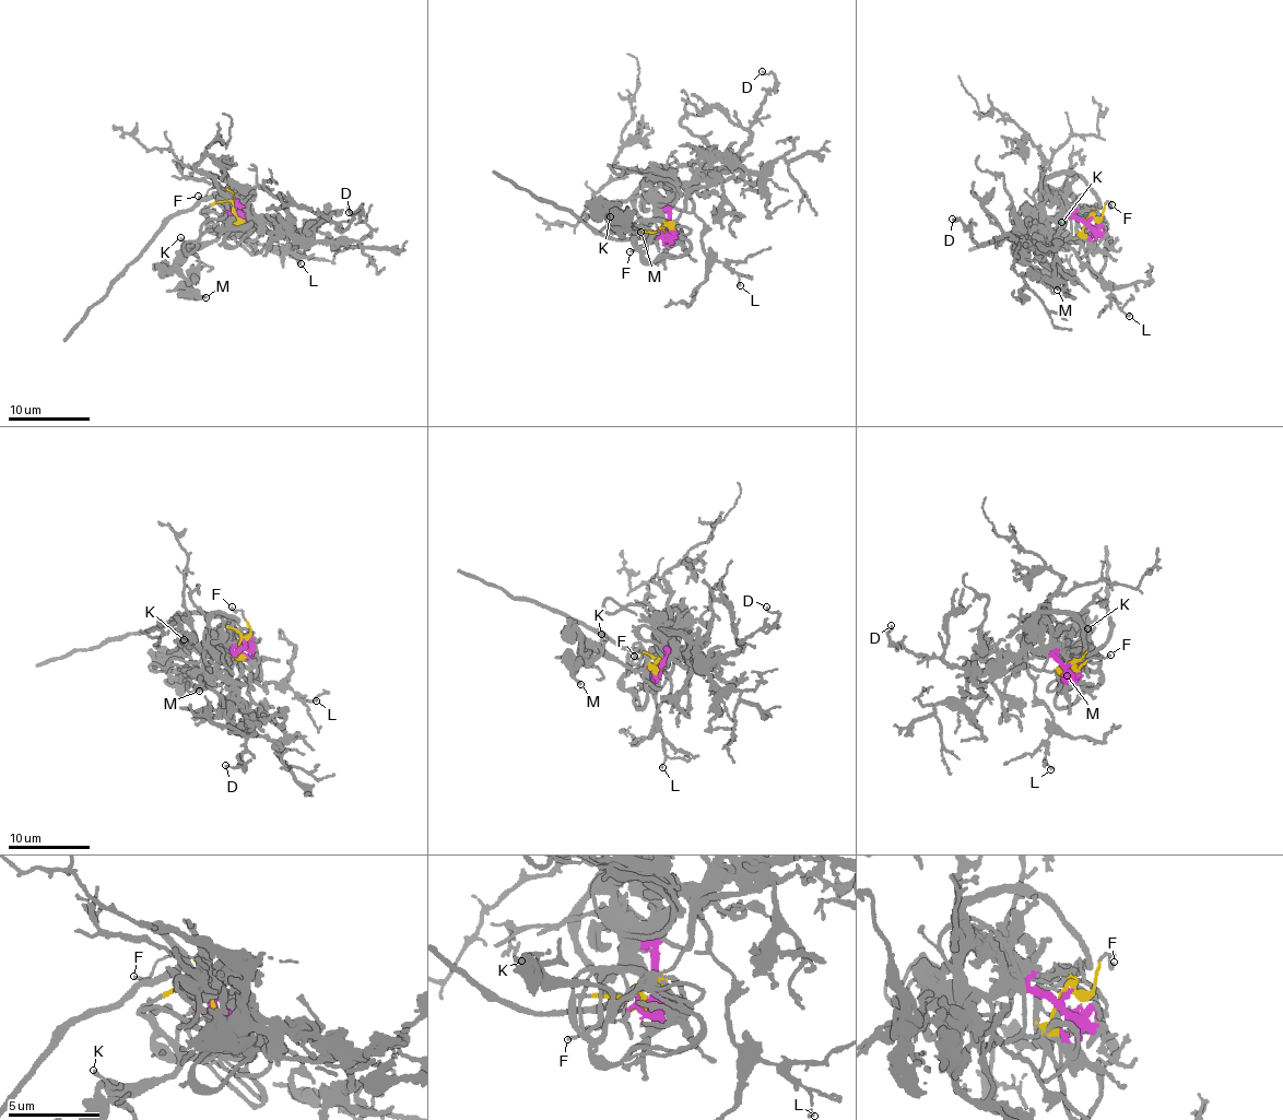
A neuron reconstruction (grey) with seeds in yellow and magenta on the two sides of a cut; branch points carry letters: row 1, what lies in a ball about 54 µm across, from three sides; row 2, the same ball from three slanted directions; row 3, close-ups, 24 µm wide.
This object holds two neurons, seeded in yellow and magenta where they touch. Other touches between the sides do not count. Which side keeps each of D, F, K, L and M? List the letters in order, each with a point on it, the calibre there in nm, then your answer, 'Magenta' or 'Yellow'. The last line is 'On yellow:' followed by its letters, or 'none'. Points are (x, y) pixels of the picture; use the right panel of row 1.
D: Place: (952, 219). Thickness 150 nm. Magenta
F: Place: (1111, 204). Thickness 160 nm. Yellow
K: Place: (1061, 222). Thickness 200 nm. Yellow
L: Place: (1129, 316). Thickness 180 nm. Magenta
M: Place: (1057, 290). Thickness 200 nm. Yellow
On yellow: F, K, M

